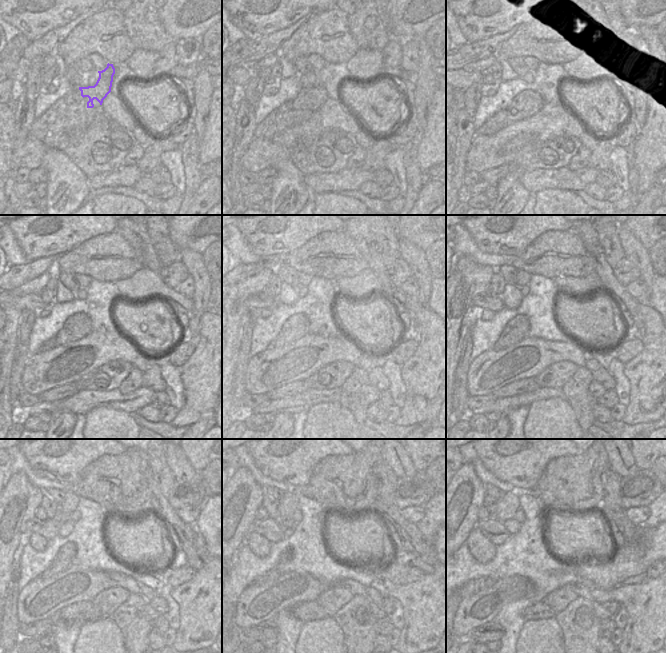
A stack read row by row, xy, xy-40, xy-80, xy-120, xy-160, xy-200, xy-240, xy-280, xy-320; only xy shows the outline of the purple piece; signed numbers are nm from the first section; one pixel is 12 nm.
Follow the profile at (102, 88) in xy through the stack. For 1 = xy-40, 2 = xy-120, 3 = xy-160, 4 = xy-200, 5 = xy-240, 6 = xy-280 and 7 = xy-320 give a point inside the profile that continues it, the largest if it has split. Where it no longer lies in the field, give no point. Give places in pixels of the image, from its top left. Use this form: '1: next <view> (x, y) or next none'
1: next xy-40 (311, 94)
2: next xy-120 (81, 321)
3: next xy-160 (289, 332)
4: next xy-200 (518, 327)
5: next xy-240 (64, 559)
6: next xy-280 (271, 575)
7: next xy-320 (472, 587)

